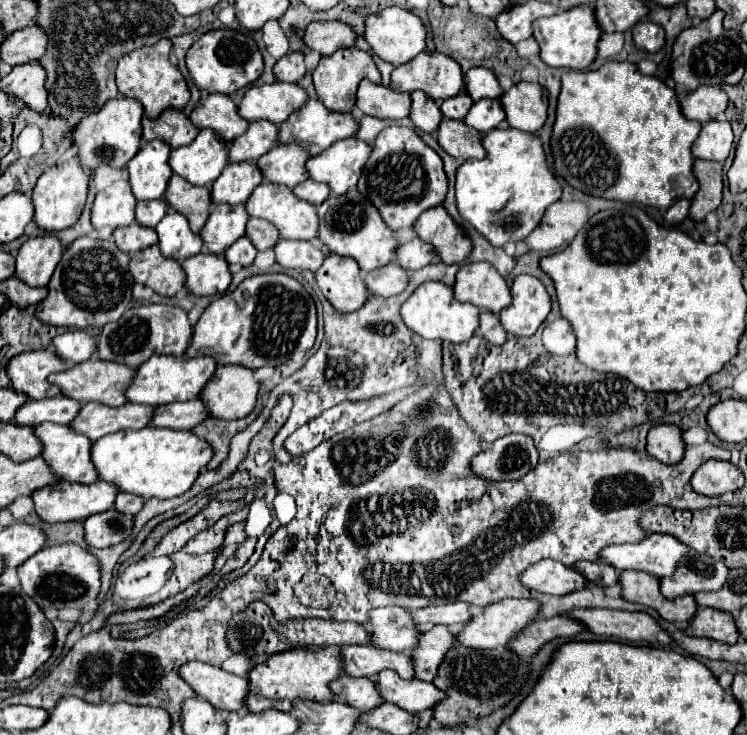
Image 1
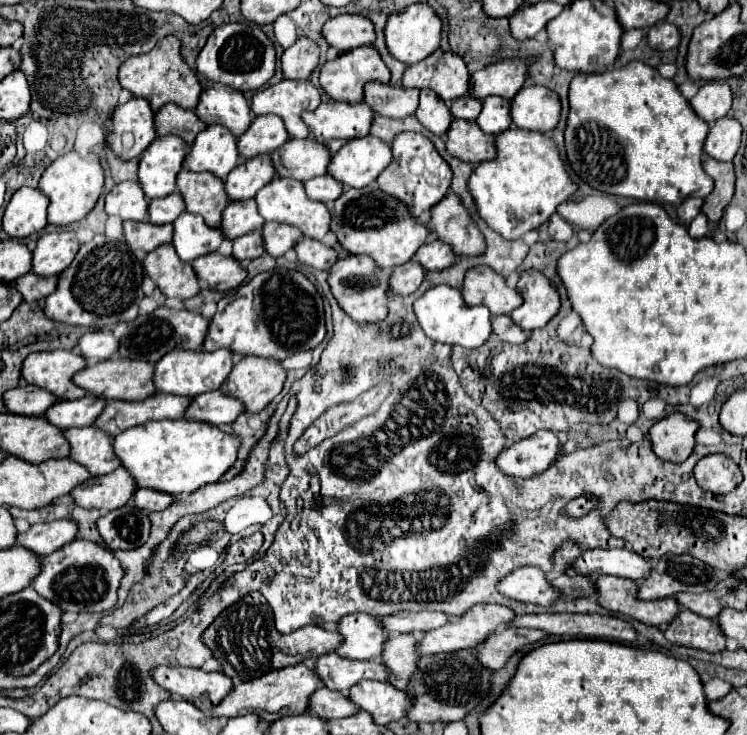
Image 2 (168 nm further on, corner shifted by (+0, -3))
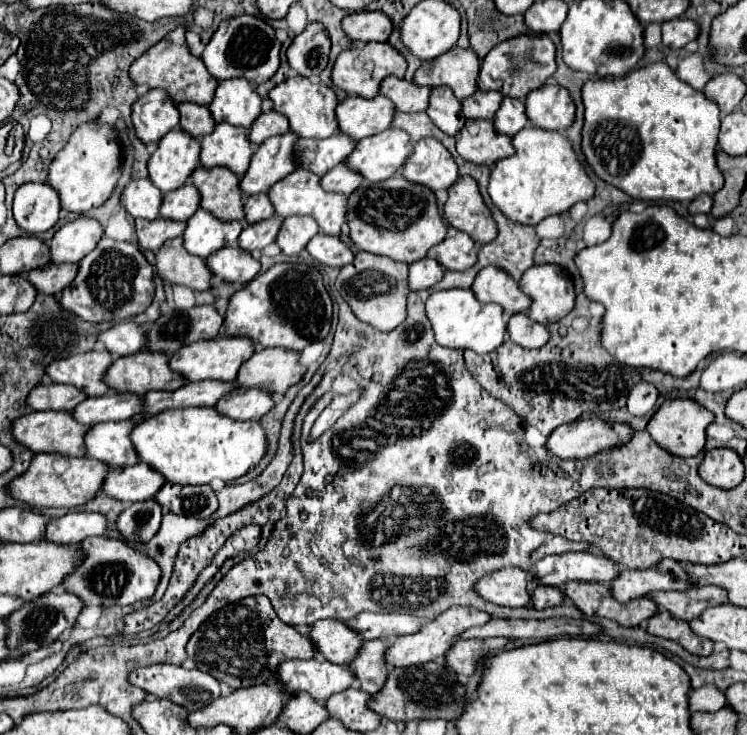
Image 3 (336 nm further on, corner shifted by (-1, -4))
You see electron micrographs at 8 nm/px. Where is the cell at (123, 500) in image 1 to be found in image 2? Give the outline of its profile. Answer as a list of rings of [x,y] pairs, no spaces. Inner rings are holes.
[[[136,490],[134,492],[134,506],[140,510],[164,510],[172,504],[174,498],[168,498],[168,494],[156,494],[156,490]]]

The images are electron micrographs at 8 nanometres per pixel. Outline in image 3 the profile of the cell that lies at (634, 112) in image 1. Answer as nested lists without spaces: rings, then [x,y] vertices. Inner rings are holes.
[[[651,63],[619,79],[587,81],[583,85],[583,103],[583,153],[593,171],[609,185],[641,201],[693,201],[701,193],[713,195],[723,187],[723,175],[715,159],[721,127],[719,107],[703,91],[677,79],[667,63]]]

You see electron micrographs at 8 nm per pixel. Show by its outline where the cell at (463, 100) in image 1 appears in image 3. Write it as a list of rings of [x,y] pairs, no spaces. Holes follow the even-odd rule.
[[[477,91],[471,97],[463,99],[463,115],[467,119],[493,119],[501,107],[503,95],[499,91]]]

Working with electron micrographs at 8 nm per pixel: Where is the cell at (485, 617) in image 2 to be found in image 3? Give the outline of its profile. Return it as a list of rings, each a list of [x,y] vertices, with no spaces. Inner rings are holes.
[[[451,607],[451,609],[443,611],[439,617],[435,617],[433,621],[425,623],[417,633],[397,637],[395,643],[385,651],[385,665],[387,667],[409,667],[409,665],[421,665],[427,661],[435,661],[435,659],[443,657],[445,651],[449,651],[449,647],[457,641],[457,635],[461,631],[475,627],[475,625],[485,625],[489,619],[491,619],[489,615],[485,615],[483,611],[477,611],[477,609]]]

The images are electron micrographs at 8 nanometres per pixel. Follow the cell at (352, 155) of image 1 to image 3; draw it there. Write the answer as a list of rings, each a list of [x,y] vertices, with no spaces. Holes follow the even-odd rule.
[[[389,127],[379,135],[361,139],[349,155],[347,165],[361,171],[367,181],[377,183],[397,175],[411,151],[413,143],[409,133],[399,127]]]

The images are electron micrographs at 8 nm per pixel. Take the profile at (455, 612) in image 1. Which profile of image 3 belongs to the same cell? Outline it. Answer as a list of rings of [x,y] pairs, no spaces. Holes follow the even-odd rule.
[[[361,613],[347,625],[361,635],[361,639],[383,639],[391,635],[407,635],[419,629],[419,619],[401,613]]]

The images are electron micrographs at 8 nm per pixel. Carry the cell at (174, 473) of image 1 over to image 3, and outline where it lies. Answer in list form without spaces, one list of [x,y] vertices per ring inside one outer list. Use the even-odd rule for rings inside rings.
[[[187,407],[187,409],[161,411],[135,425],[135,429],[131,431],[131,441],[143,463],[149,463],[149,467],[157,469],[167,481],[181,485],[205,485],[211,483],[213,479],[235,481],[243,477],[251,467],[257,467],[267,453],[265,429],[259,421],[235,421],[227,415],[221,415],[213,407]]]

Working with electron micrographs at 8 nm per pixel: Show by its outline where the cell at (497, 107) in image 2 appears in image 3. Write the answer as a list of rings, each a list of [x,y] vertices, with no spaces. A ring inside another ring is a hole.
[[[505,97],[493,123],[495,123],[497,131],[501,131],[503,135],[513,137],[515,133],[519,133],[525,125],[529,125],[529,119],[525,113],[525,101]]]

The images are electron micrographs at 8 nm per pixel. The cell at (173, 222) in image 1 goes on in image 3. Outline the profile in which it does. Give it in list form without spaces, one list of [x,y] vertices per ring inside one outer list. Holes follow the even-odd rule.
[[[197,209],[195,215],[187,221],[187,229],[183,235],[183,245],[187,251],[199,257],[207,257],[221,247],[237,245],[237,237],[241,233],[239,221],[221,221],[205,209]]]

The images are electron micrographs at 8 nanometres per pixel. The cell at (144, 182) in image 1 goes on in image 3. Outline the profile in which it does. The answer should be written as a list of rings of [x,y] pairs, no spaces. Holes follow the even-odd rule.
[[[183,129],[169,131],[149,159],[149,177],[163,193],[185,185],[189,175],[201,167],[201,141]]]

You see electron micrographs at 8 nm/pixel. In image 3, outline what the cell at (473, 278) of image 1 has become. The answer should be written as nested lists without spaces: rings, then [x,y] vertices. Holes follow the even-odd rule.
[[[499,267],[481,269],[471,291],[481,303],[499,303],[509,315],[527,311],[531,305],[531,297],[525,295],[515,279]]]

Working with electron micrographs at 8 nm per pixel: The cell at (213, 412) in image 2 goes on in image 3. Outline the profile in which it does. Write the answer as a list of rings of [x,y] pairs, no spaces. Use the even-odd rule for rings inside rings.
[[[239,387],[237,391],[231,391],[217,403],[217,411],[223,415],[229,415],[231,419],[245,421],[245,419],[261,419],[269,409],[273,409],[275,399],[273,393],[267,389],[247,389]]]

